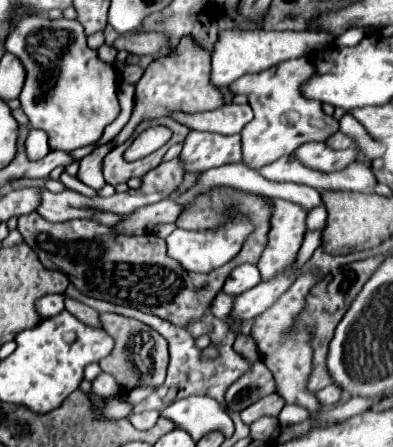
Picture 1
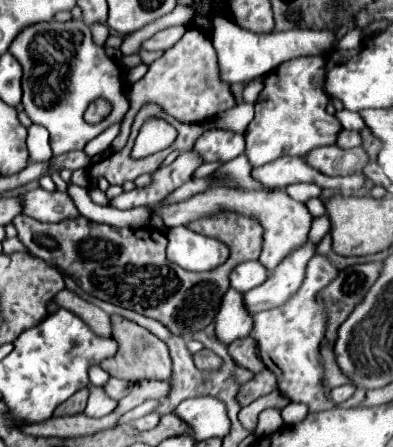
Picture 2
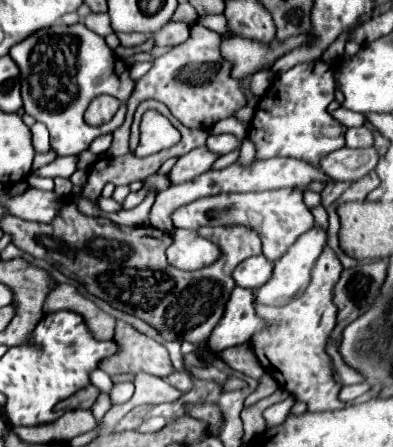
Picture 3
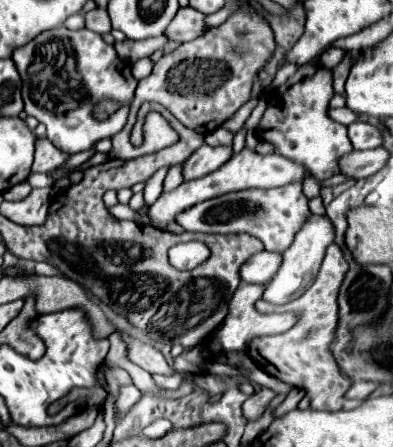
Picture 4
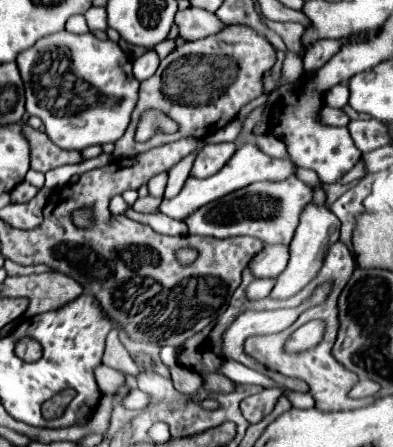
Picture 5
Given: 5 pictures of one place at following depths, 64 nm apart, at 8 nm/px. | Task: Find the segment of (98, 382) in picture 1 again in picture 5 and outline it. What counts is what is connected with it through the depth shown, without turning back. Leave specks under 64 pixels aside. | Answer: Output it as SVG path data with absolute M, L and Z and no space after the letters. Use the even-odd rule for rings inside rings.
M130 390L128 396L122 400L122 406L126 410L142 410L148 404L148 396L142 390Z

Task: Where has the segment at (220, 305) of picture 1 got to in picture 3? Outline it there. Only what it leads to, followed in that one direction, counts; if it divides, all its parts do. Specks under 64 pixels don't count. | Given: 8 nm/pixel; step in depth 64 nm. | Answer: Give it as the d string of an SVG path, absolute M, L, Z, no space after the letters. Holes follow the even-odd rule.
M246 288L232 290L224 308L224 316L220 318L208 340L212 352L222 352L230 346L244 344L262 328L262 322L254 312L252 292L254 290Z

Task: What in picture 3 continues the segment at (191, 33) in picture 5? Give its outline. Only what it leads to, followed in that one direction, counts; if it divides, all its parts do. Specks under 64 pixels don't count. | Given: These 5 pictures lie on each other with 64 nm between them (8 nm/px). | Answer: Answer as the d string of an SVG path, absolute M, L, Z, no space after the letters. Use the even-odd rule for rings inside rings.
M170 22L166 24L160 32L154 34L154 46L176 46L180 42L184 42L190 36L190 26L192 24L184 24L184 22Z

